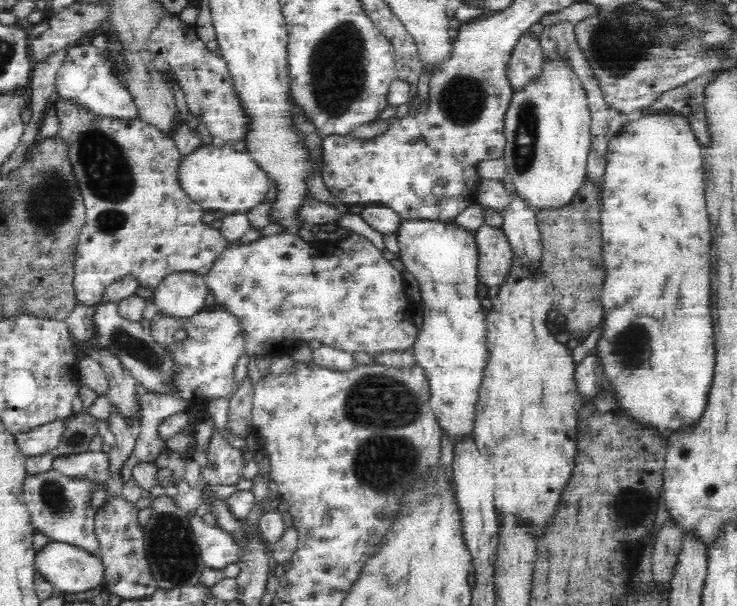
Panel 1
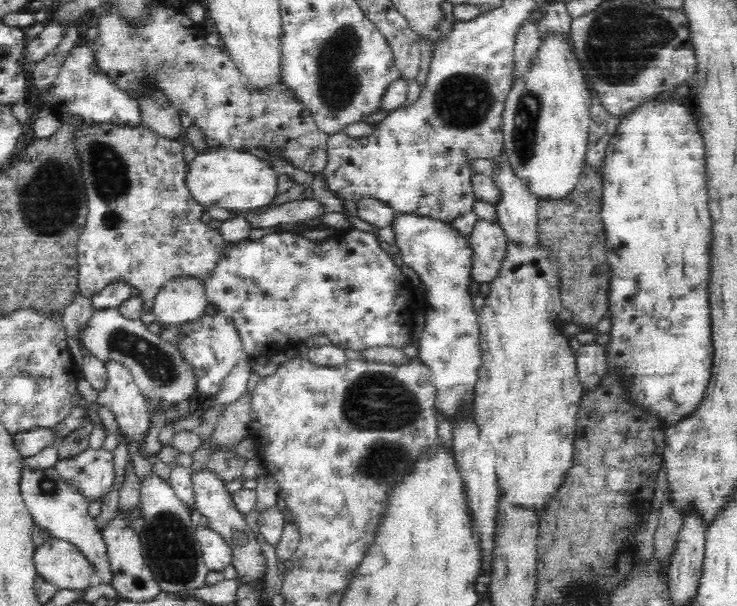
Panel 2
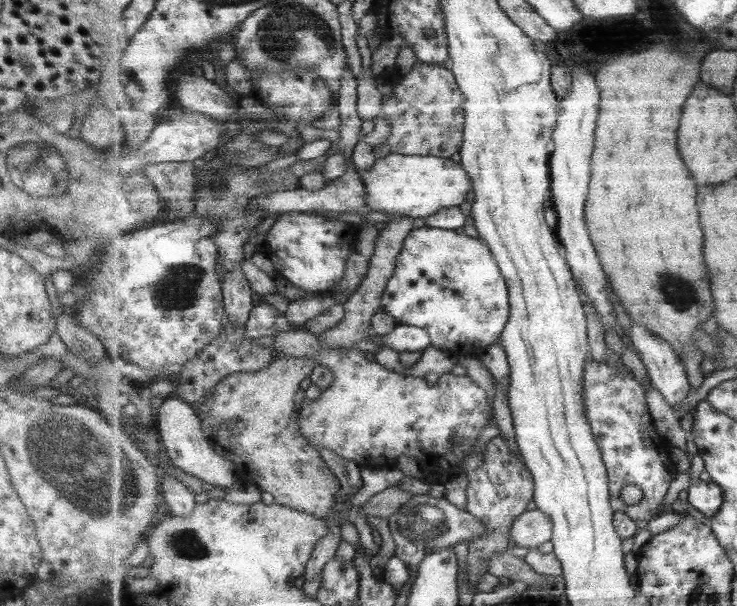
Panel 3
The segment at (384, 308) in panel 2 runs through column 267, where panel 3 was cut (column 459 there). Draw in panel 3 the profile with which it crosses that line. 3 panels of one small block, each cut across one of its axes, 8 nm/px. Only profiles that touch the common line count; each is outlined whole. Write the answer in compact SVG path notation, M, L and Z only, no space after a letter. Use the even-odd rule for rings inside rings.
M423 226L411 230L405 238L395 272L382 297L381 312L393 317L398 325L427 330L432 346L442 352L457 359L479 358L501 338L506 329L510 318L510 291L491 247L483 240L464 233L457 234L455 230Z

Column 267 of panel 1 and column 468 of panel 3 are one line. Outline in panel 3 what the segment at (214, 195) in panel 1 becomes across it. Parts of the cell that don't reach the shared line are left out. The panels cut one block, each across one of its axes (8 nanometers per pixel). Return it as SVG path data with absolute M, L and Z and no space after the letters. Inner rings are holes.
M391 153L379 158L367 172L357 172L367 189L367 205L390 215L409 215L413 218L430 217L441 209L461 206L467 200L473 181L461 162L436 156L407 156Z

